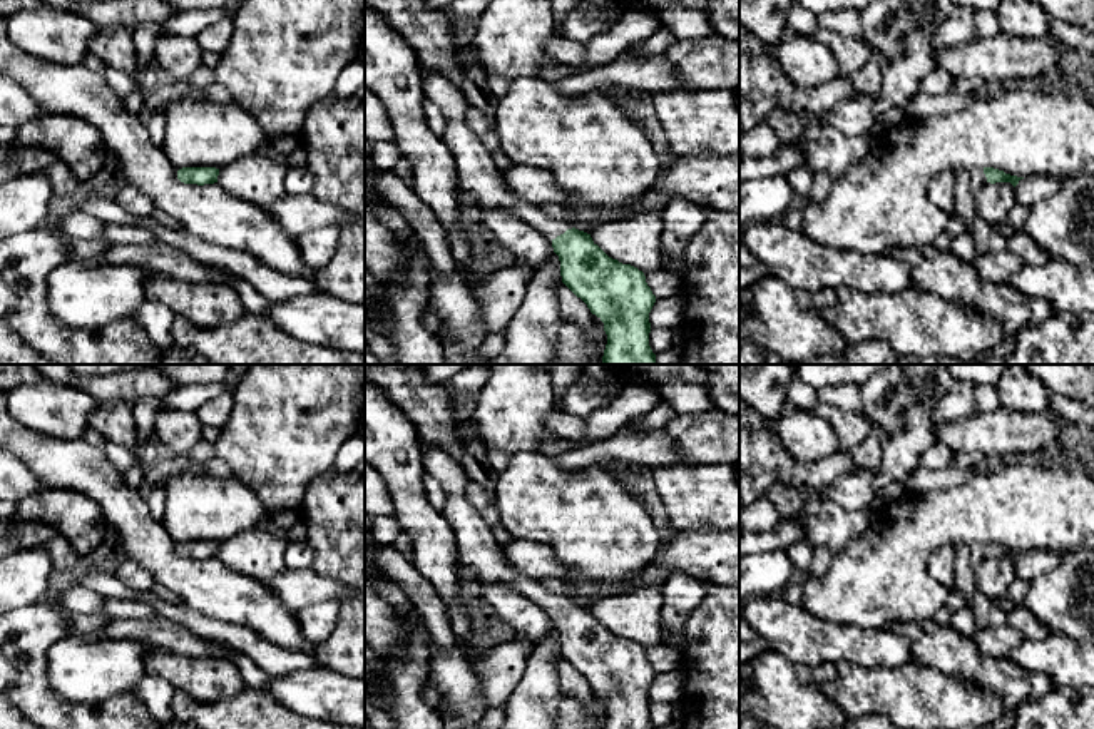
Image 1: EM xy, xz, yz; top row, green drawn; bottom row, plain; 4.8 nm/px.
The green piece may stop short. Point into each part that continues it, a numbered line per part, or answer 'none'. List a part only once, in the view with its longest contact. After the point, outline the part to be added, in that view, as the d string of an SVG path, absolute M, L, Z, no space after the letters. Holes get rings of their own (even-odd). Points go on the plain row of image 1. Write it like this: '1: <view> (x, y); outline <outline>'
1: xz (477, 547); outline M430 448L422 450L422 461L425 473L438 480L445 492L447 503L442 513L457 542L458 565L473 568L477 582L482 585L509 585L550 614L574 602L569 595L549 592L540 580L520 574L507 560L500 543L492 535L492 527L465 497L470 478L457 458L442 448Z

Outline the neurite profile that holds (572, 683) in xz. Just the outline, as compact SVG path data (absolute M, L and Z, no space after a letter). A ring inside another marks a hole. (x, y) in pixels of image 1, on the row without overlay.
M564 657L559 662L562 691L572 694L582 706L590 702L592 687Z

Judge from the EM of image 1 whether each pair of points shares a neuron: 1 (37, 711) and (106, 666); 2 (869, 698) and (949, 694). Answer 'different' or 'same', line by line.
1: different
2: same

